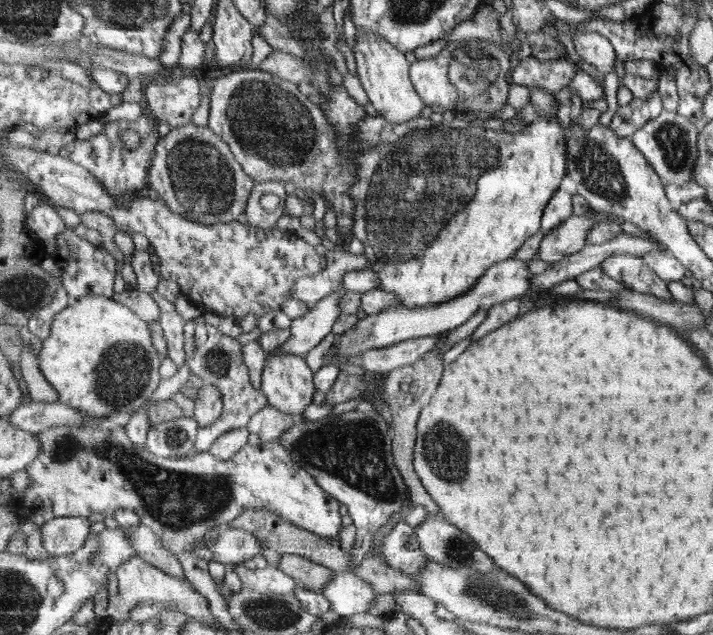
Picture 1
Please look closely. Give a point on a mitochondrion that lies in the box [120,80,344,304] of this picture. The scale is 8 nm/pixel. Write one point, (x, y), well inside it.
(202, 179)

